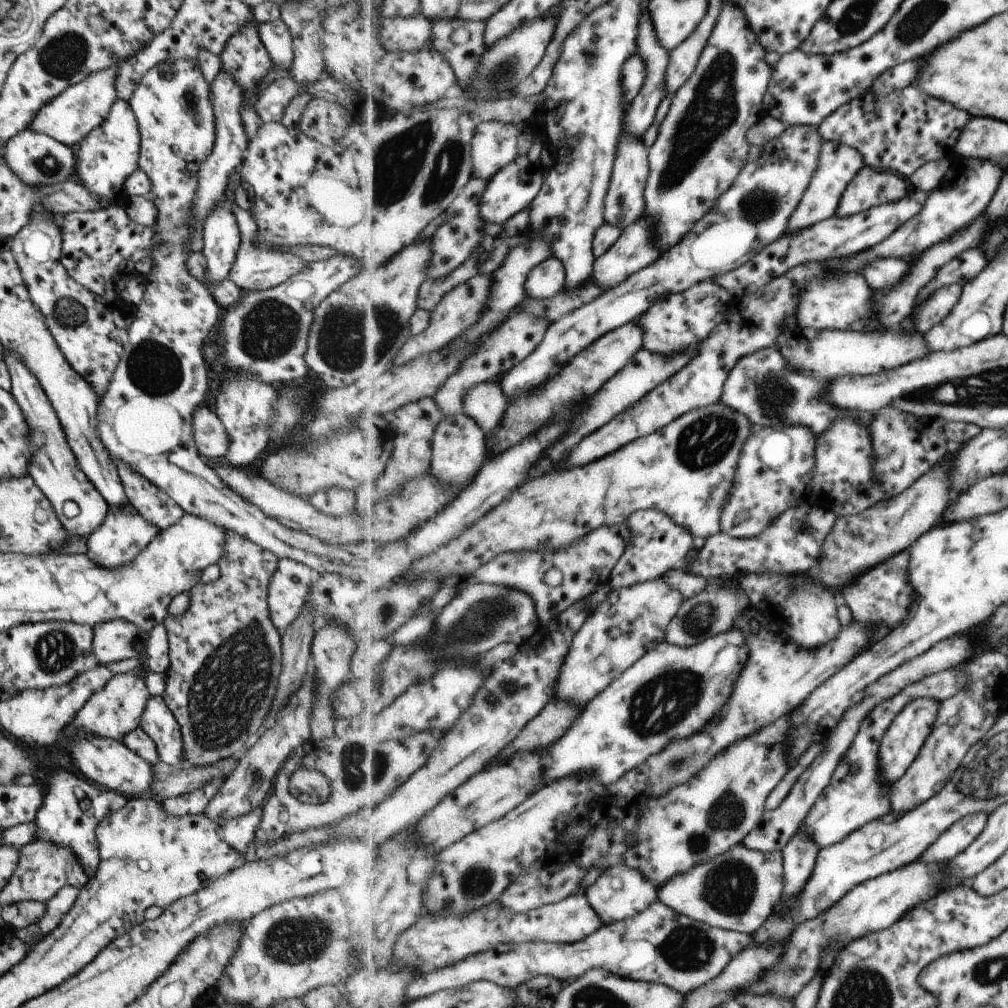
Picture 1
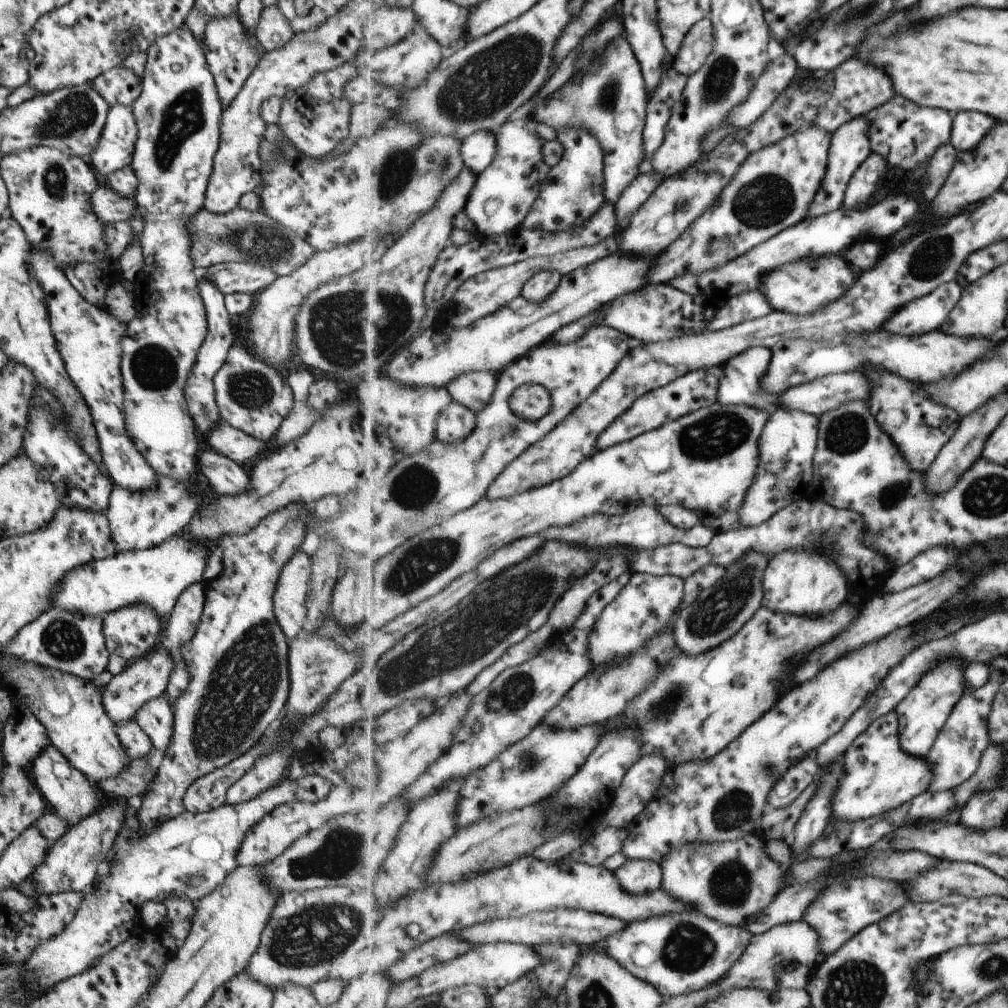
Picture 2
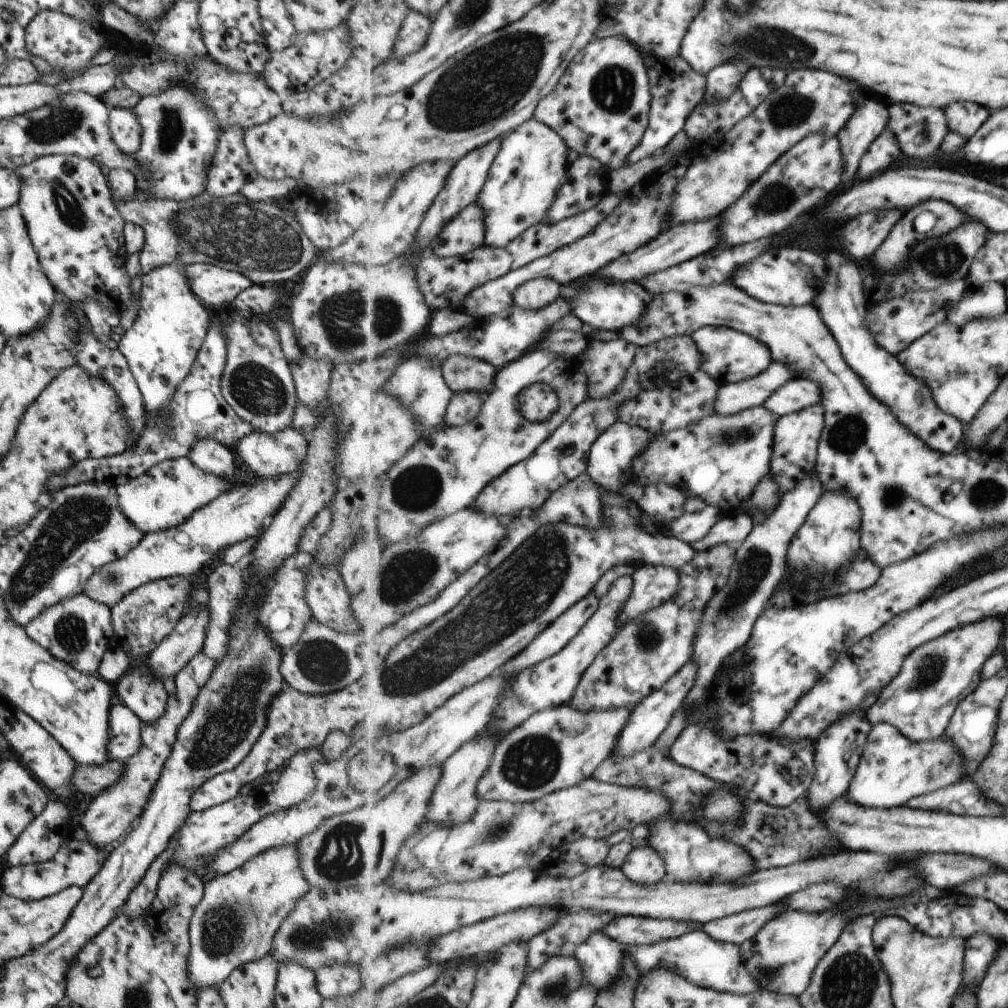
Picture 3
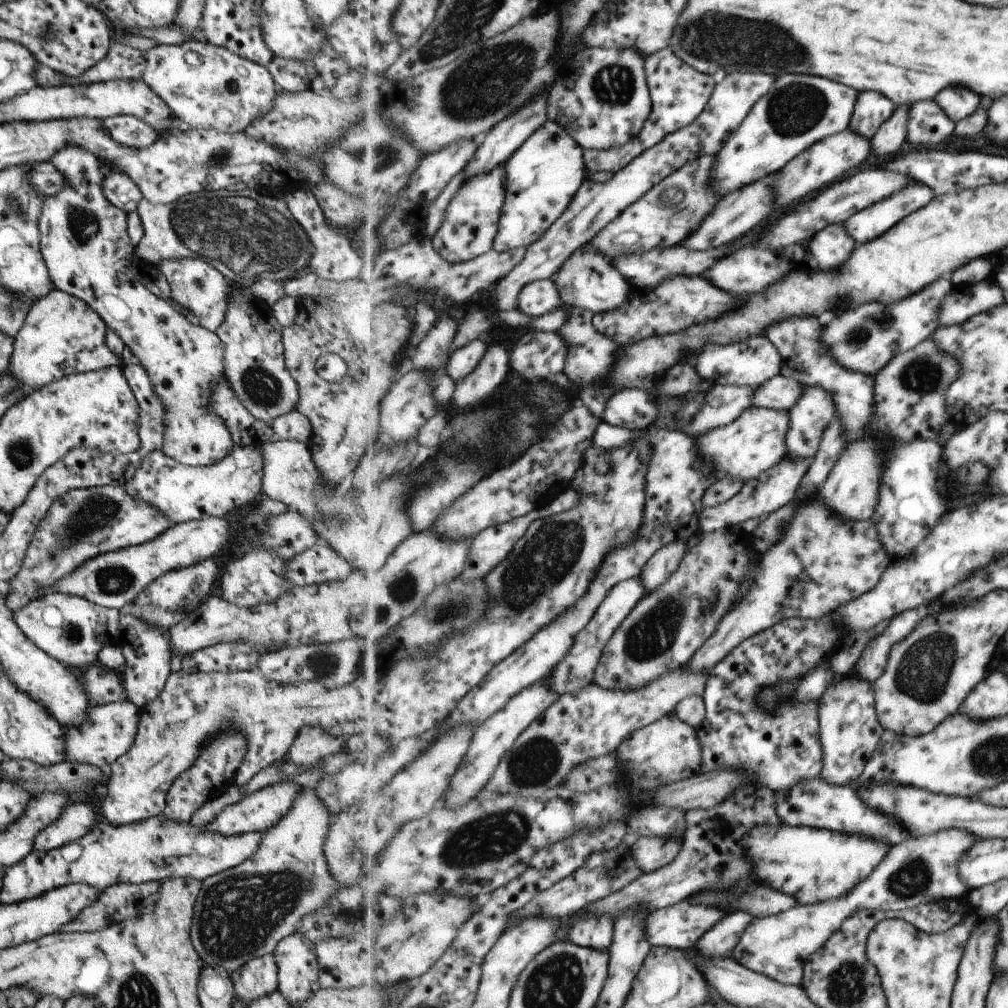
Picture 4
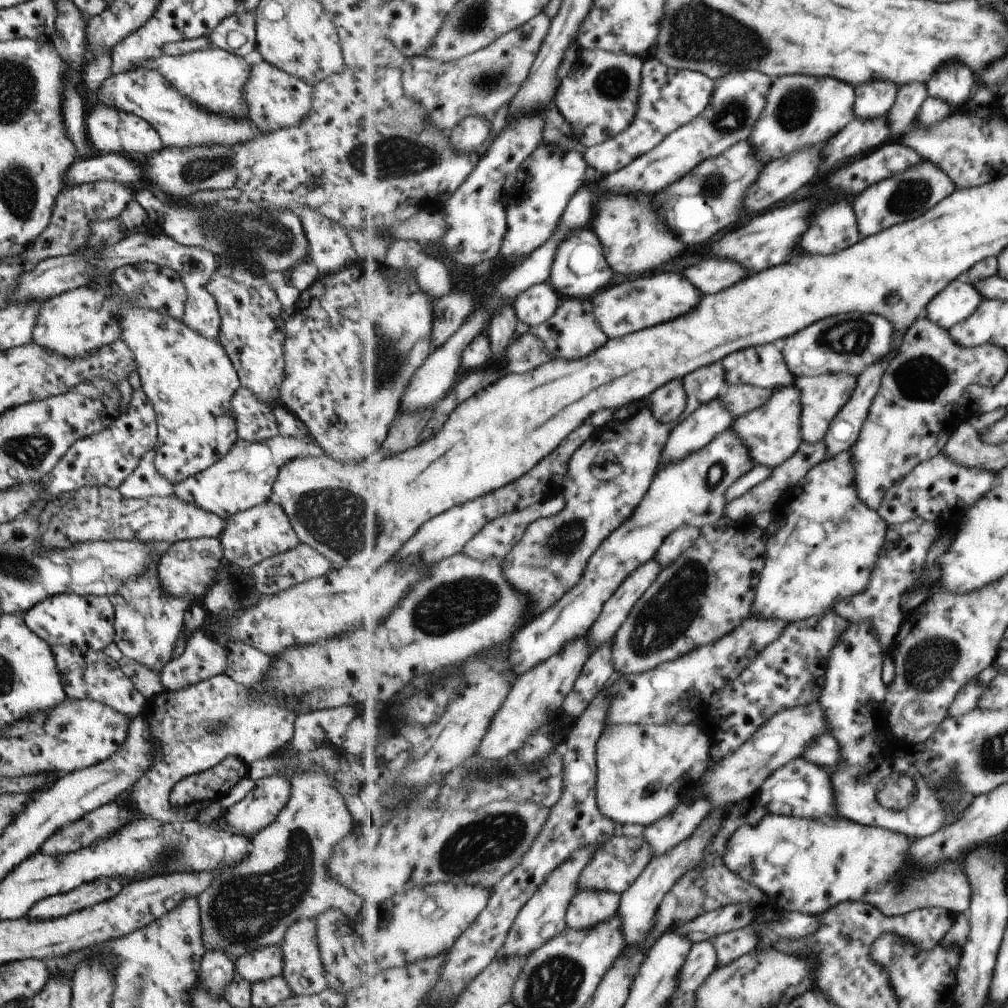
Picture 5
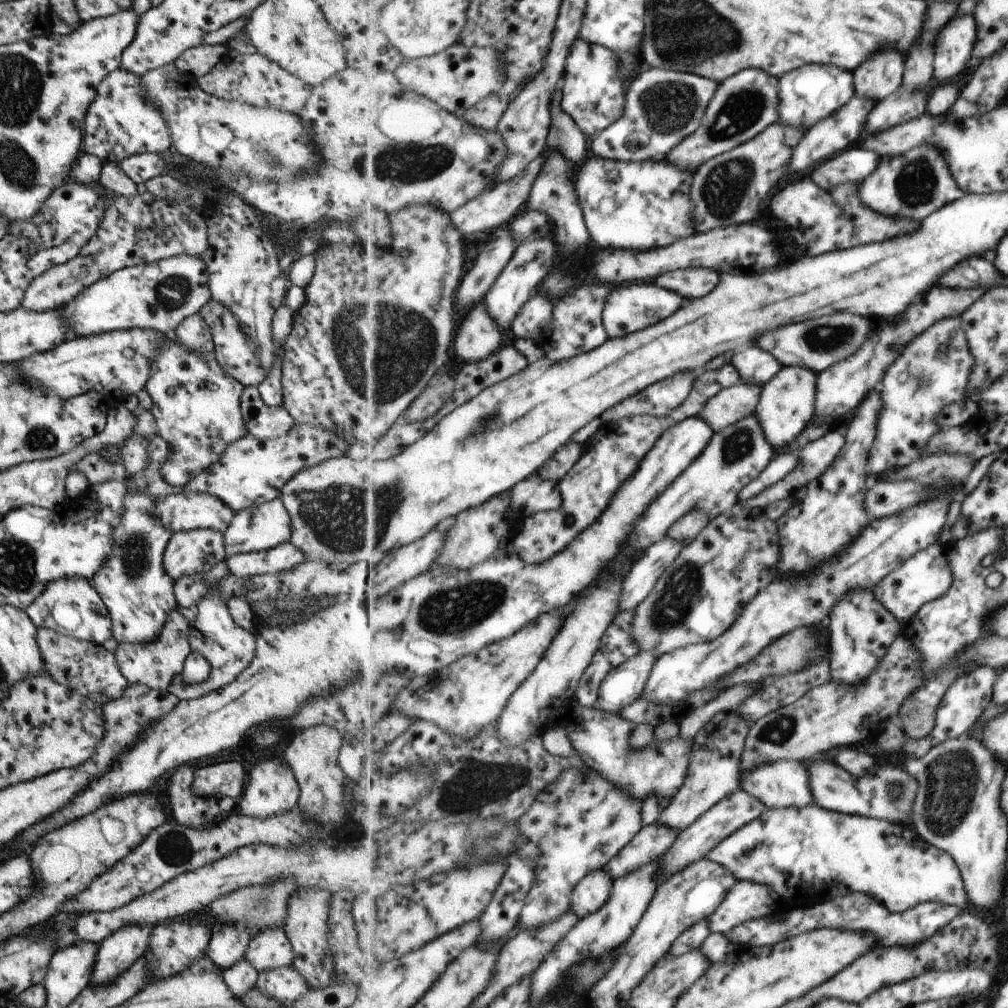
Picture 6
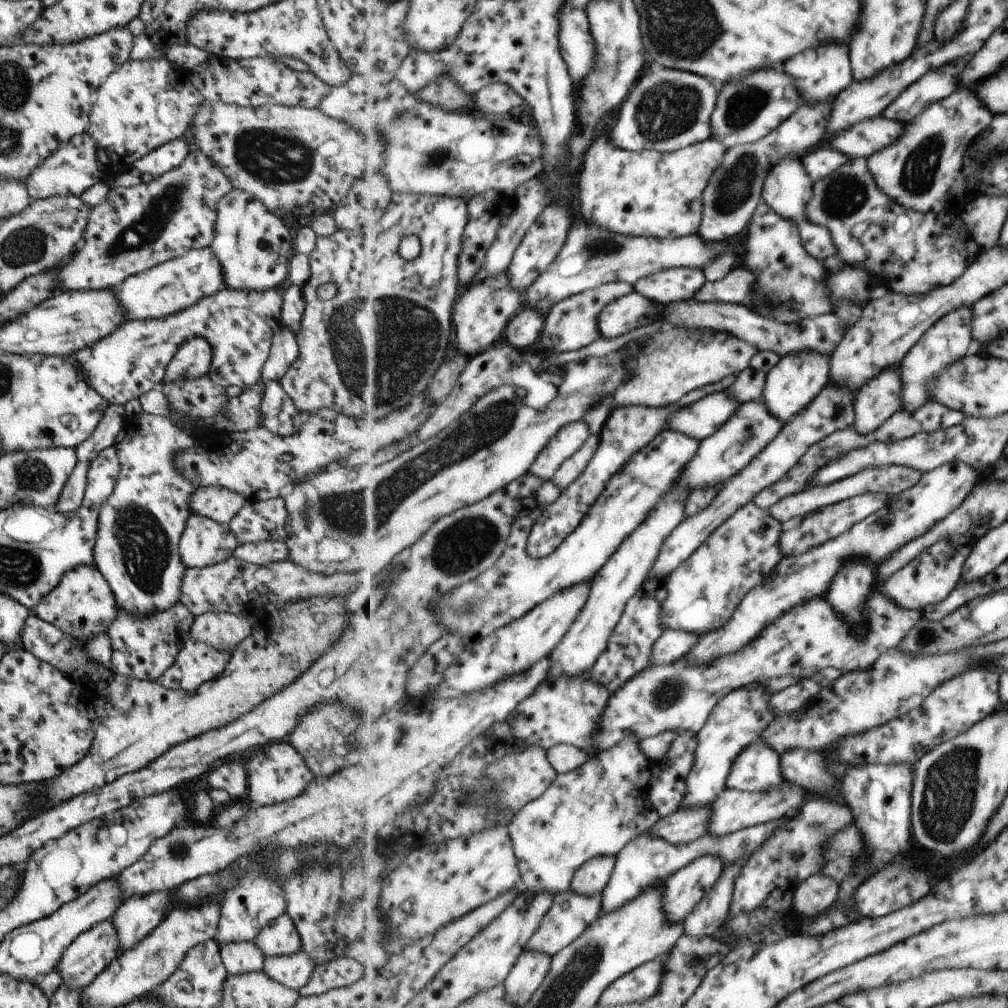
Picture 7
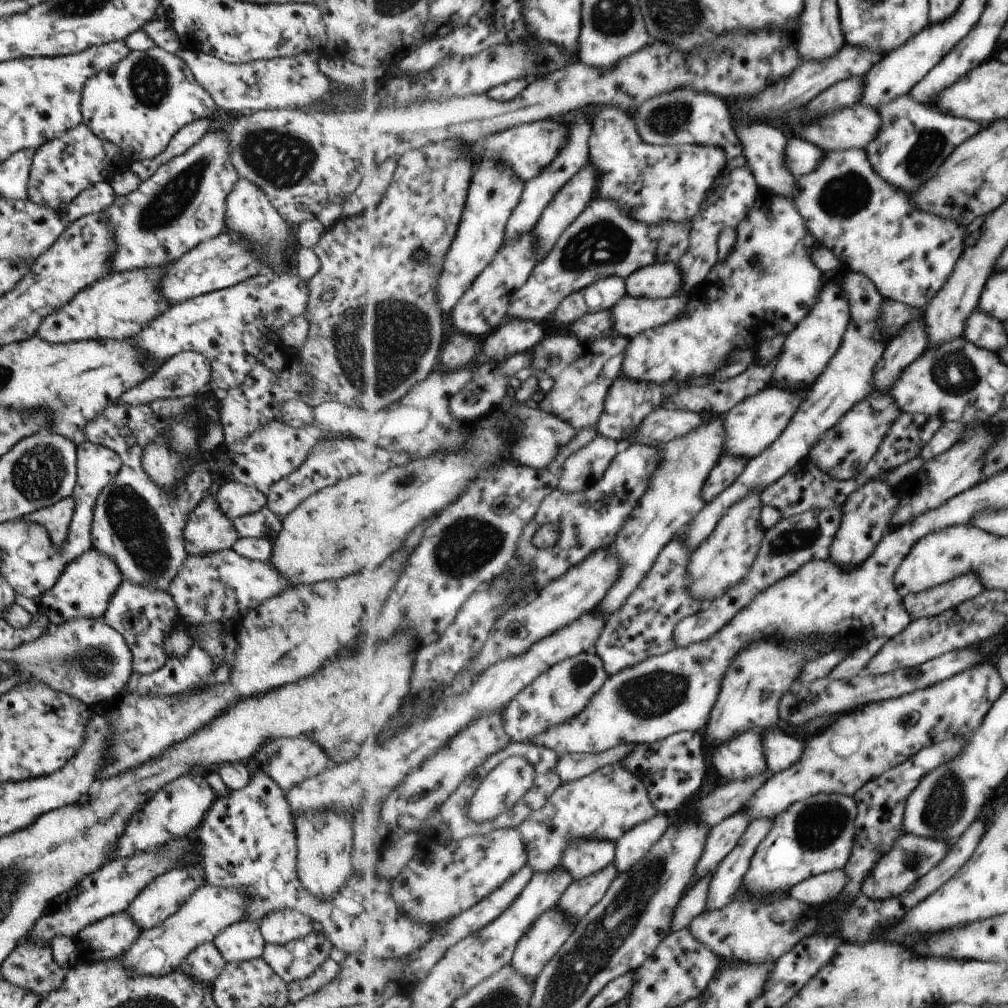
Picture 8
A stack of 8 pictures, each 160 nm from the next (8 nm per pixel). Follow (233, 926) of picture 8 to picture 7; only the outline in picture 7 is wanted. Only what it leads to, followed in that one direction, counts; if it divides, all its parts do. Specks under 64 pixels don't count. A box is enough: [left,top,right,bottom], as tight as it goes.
[218,941,264,976]

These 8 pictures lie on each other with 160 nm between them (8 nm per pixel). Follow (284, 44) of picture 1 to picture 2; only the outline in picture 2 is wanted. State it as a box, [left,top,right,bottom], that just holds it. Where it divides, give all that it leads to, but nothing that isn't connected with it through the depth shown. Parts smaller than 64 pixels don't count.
[253,5,292,52]

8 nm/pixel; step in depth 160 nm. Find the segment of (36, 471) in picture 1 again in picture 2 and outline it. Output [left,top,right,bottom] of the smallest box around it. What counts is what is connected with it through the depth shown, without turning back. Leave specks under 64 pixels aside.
[20,402,113,512]

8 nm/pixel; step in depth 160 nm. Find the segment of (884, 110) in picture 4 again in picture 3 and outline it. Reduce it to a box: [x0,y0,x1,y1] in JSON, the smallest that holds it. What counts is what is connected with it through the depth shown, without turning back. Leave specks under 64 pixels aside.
[838,98,890,187]

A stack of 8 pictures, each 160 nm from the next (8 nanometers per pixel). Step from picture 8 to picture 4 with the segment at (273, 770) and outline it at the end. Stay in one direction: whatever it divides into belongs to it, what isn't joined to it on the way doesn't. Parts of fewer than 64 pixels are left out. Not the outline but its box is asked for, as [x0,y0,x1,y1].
[204,783,301,836]

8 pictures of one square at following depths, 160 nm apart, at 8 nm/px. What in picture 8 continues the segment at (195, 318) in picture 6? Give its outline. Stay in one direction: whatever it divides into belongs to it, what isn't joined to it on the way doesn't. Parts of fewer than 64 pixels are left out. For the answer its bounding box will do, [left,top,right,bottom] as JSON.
[21,351,212,551]

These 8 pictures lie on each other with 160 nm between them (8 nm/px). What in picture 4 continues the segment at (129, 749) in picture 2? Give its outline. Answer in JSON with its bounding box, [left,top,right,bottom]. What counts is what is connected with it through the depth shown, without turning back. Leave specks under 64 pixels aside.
[63,700,140,769]

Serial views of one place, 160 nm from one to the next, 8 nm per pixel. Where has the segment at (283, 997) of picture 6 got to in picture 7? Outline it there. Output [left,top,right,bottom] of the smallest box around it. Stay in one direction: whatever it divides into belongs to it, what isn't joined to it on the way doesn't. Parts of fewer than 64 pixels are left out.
[262,950,313,991]

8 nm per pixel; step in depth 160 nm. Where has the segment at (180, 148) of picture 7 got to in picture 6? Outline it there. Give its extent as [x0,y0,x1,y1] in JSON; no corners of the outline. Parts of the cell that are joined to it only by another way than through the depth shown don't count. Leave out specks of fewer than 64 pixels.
[116,153,165,184]

